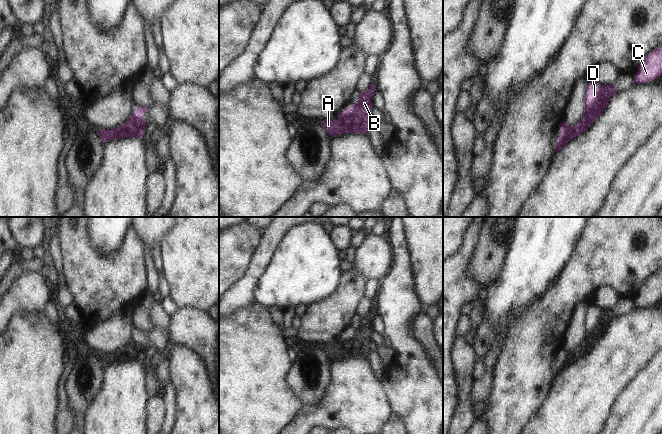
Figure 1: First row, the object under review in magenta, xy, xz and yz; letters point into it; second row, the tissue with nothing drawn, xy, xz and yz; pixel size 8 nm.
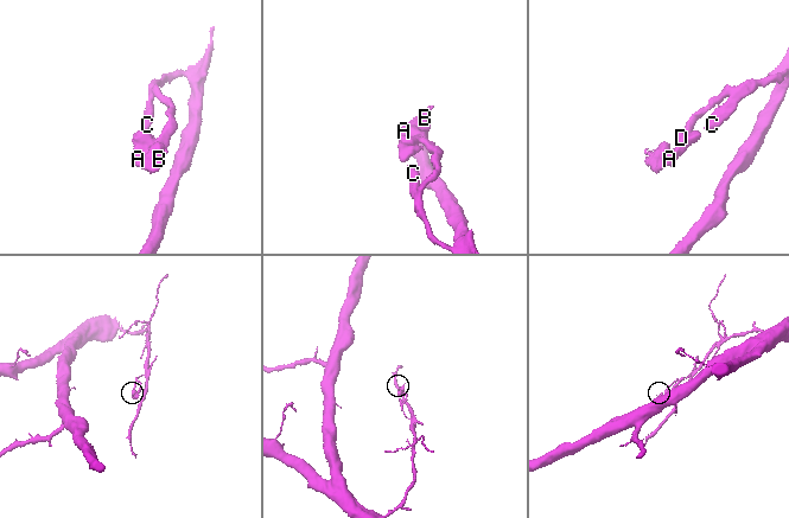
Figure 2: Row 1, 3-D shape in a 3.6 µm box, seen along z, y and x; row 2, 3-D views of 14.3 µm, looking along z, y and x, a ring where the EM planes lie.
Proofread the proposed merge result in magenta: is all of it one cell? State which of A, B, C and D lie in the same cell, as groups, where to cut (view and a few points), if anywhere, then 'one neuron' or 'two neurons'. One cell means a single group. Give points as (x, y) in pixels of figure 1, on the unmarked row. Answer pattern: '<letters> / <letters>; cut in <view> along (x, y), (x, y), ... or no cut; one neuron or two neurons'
A C D / B; cut in xz along (337, 344), (341, 349), (360, 355); two neurons

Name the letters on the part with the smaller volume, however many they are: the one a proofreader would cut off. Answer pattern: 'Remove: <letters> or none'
Remove: B

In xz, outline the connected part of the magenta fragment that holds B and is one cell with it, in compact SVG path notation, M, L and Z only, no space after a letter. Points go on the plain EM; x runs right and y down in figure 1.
M375 309L359 318L359 325L349 330L346 334L337 339L337 343L341 350L359 354L368 358L371 351L368 348L369 336L373 332L371 322L375 316Z

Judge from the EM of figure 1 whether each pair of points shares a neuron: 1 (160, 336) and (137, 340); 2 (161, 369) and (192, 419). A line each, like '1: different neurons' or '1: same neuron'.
1: same neuron
2: different neurons

